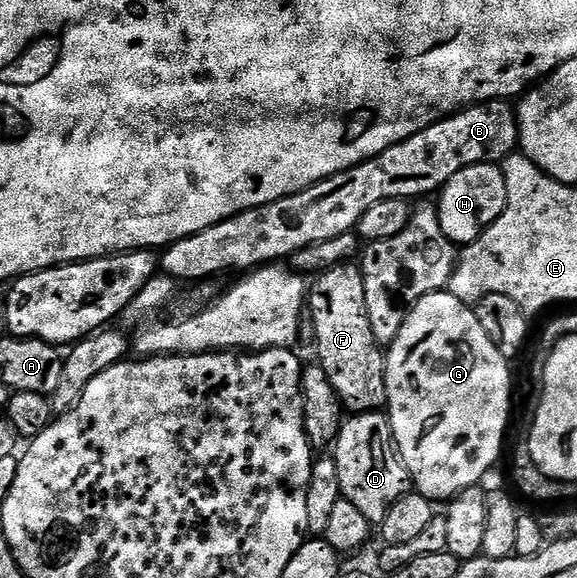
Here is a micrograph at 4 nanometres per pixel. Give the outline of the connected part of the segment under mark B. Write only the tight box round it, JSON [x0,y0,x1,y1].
[161,99,518,281]

